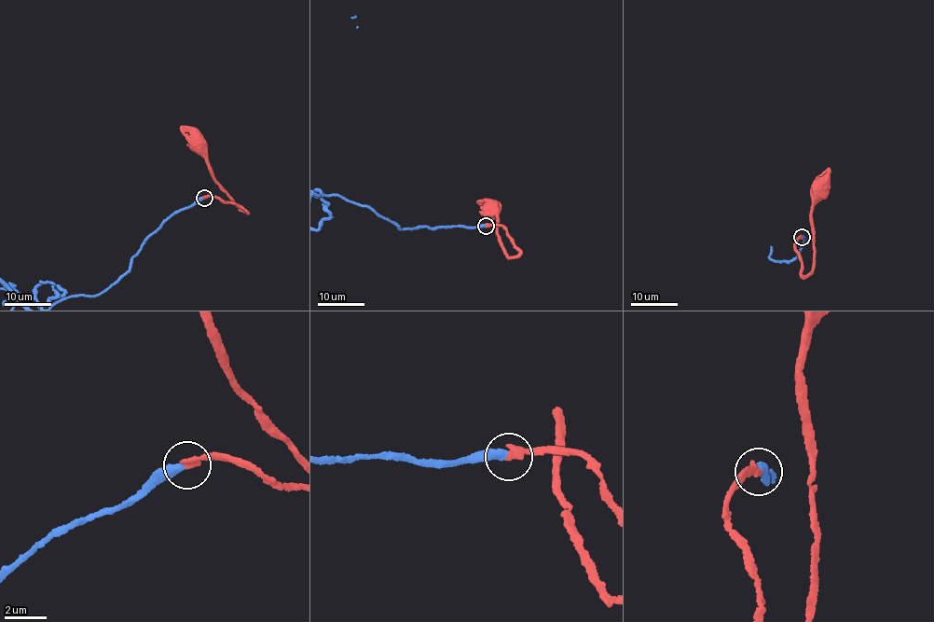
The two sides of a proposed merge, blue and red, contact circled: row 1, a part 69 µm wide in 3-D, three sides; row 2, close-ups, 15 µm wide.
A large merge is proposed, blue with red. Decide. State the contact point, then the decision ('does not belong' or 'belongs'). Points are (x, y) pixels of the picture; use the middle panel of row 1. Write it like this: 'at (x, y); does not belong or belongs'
at (486, 226); belongs

